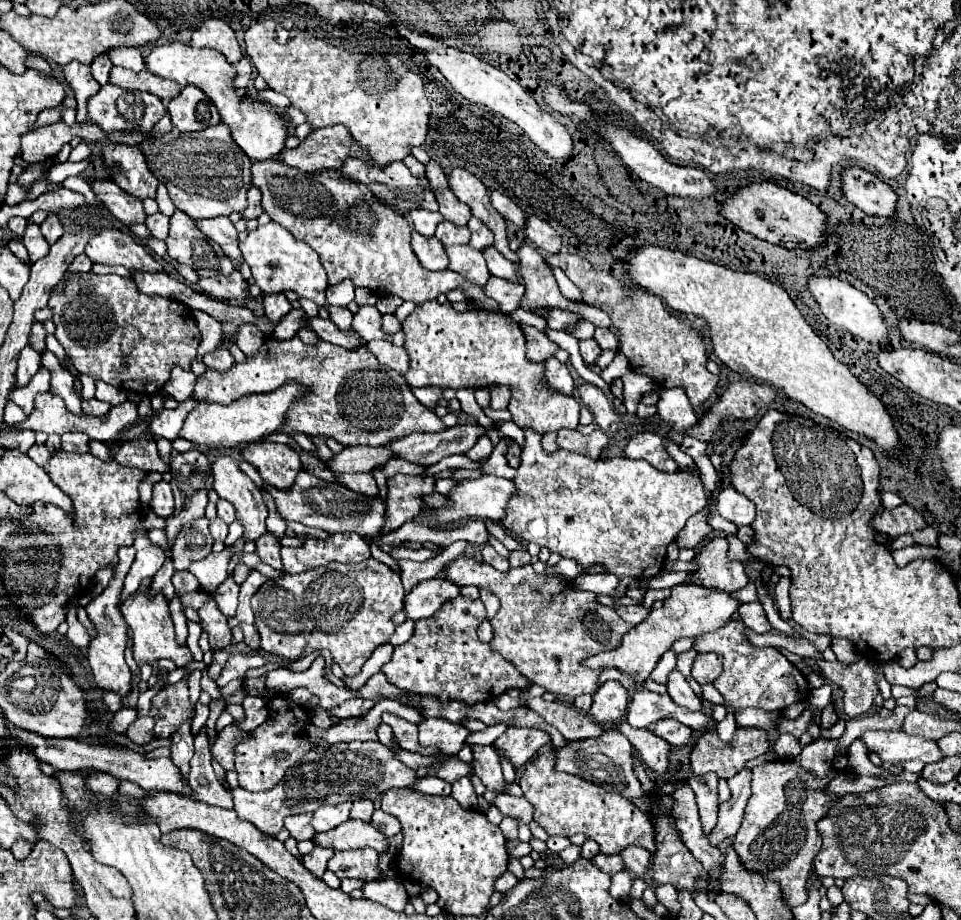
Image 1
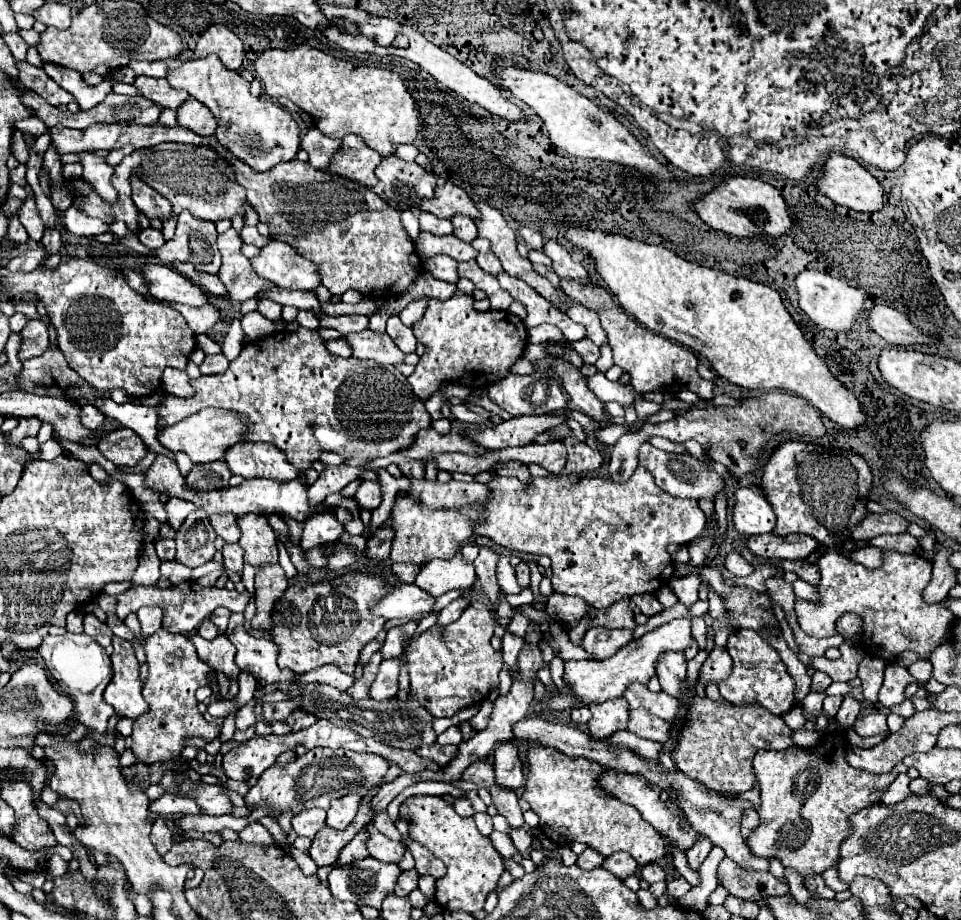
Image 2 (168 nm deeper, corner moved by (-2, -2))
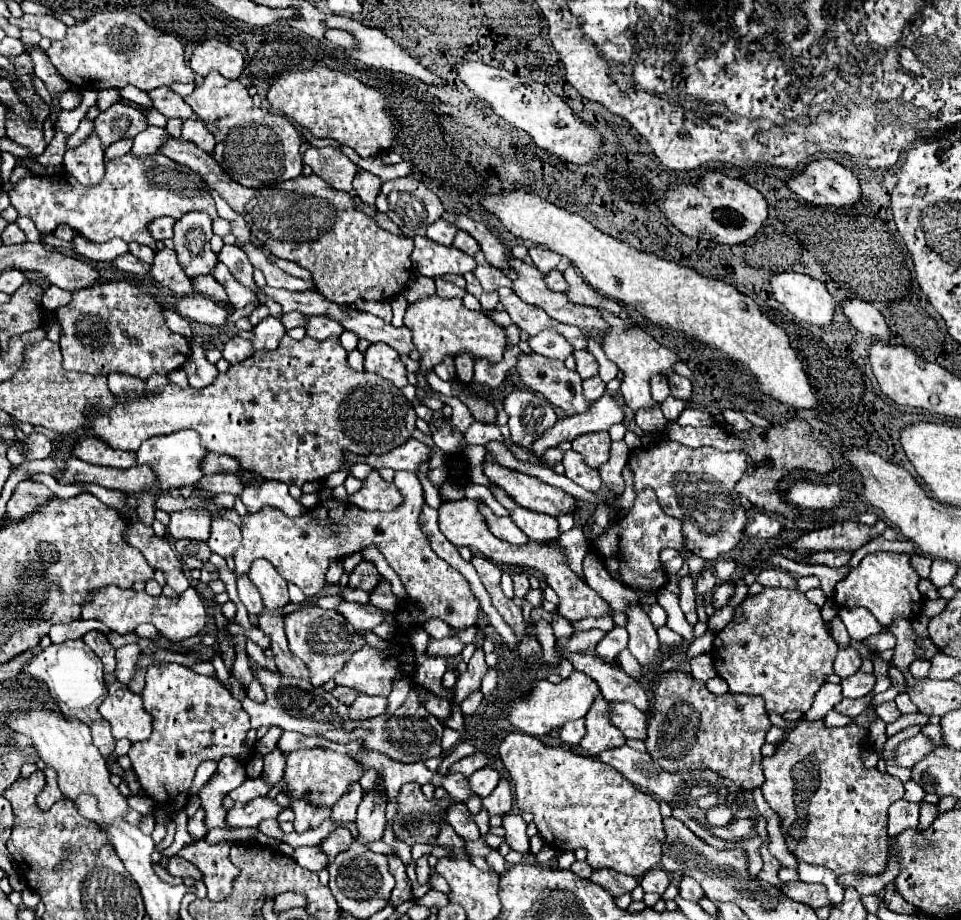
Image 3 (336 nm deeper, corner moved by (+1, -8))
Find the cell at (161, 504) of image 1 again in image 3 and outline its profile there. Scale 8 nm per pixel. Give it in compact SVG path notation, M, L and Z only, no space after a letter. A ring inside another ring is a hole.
M177 511L171 513L169 533L173 539L209 539L211 517L207 511Z

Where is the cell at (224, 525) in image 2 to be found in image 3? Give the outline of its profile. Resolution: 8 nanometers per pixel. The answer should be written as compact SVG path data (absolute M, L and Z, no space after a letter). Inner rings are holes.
M215 519L211 523L211 535L207 545L213 553L221 557L231 557L235 549L241 545L241 529L227 519Z

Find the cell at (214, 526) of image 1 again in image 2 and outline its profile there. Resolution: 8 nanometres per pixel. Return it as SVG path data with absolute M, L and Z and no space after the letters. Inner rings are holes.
M238 543L224 545L222 555L224 555L224 567L242 577L242 571L244 571L244 549Z

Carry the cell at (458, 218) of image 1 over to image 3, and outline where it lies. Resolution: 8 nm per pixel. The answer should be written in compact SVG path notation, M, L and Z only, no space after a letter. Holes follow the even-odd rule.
M457 231L453 245L455 245L457 249L465 251L467 255L475 255L475 253L479 251L479 243L477 243L469 233L465 233L465 231Z

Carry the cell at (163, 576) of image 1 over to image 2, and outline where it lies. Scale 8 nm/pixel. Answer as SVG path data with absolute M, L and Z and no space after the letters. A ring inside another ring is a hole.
M142 607L136 615L142 625L138 641L144 643L148 639L148 635L152 635L154 631L158 631L162 627L162 611L158 607Z

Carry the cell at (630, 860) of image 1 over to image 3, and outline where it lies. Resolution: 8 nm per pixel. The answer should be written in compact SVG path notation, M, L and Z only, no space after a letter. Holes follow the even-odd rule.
M659 867L651 869L649 873L645 873L641 877L641 887L643 887L645 893L659 893L659 895L663 895L663 891L667 889L667 885L669 885L669 877Z

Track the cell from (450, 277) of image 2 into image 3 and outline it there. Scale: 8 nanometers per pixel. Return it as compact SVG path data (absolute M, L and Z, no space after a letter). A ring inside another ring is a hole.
M437 277L435 285L437 285L437 295L439 297L463 297L465 295L465 289L459 289L455 283L445 281L443 277Z

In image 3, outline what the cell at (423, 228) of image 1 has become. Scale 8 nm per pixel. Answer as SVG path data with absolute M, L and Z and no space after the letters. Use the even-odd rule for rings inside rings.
M439 219L439 221L435 221L433 225L427 227L427 237L435 243L441 243L441 245L451 245L455 233L457 233L457 227L443 221L443 219Z

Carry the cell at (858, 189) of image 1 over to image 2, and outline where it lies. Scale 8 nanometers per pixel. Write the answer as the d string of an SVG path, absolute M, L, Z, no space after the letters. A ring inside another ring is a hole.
M832 153L826 159L822 177L816 181L816 189L828 199L832 199L836 205L844 205L854 211L878 211L882 207L882 195L884 195L882 185L852 157L846 157L840 153Z

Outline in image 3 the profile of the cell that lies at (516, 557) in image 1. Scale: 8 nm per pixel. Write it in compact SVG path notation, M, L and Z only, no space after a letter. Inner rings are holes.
M519 573L519 575L513 575L513 585L515 585L515 595L517 597L525 597L527 591L529 591L529 579L527 575Z

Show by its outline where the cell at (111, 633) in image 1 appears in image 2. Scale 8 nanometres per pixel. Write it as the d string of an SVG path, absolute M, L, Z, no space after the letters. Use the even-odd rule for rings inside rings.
M114 637L114 653L112 653L112 683L104 691L104 701L110 703L118 717L136 719L148 713L148 703L142 697L142 681L140 681L140 663L134 655L132 643Z

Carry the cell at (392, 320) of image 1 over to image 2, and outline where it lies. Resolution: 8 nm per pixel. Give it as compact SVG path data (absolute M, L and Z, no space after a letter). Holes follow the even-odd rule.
M364 329L360 333L346 335L346 341L350 343L354 357L358 359L374 359L378 365L398 365L404 363L404 353L388 339L386 333L374 333L370 329Z

